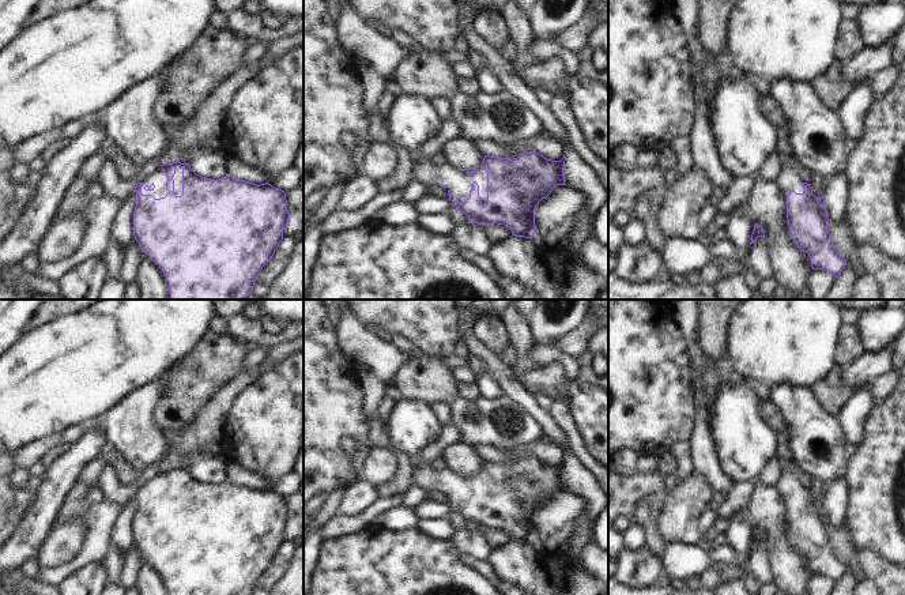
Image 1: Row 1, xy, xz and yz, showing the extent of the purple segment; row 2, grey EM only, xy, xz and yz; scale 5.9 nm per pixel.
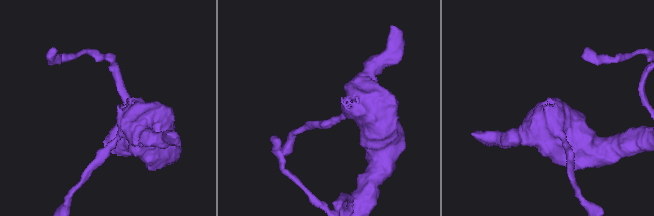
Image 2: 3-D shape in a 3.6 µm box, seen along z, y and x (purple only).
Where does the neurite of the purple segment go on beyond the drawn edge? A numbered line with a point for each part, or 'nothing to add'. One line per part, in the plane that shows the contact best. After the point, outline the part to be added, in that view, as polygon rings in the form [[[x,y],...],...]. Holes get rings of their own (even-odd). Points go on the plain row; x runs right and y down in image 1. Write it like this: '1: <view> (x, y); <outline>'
1: xz (459, 488); [[[422,464],[415,470],[415,485],[427,490],[442,489],[446,496],[452,497],[450,508],[464,508],[470,502],[472,489],[476,486],[479,490],[479,501],[482,511],[487,511],[487,477],[478,475],[474,482],[465,477],[452,471],[441,470],[434,471],[431,464]]]

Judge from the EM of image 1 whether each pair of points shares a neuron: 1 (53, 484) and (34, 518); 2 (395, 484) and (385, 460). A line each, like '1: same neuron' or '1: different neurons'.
1: same neuron
2: different neurons

